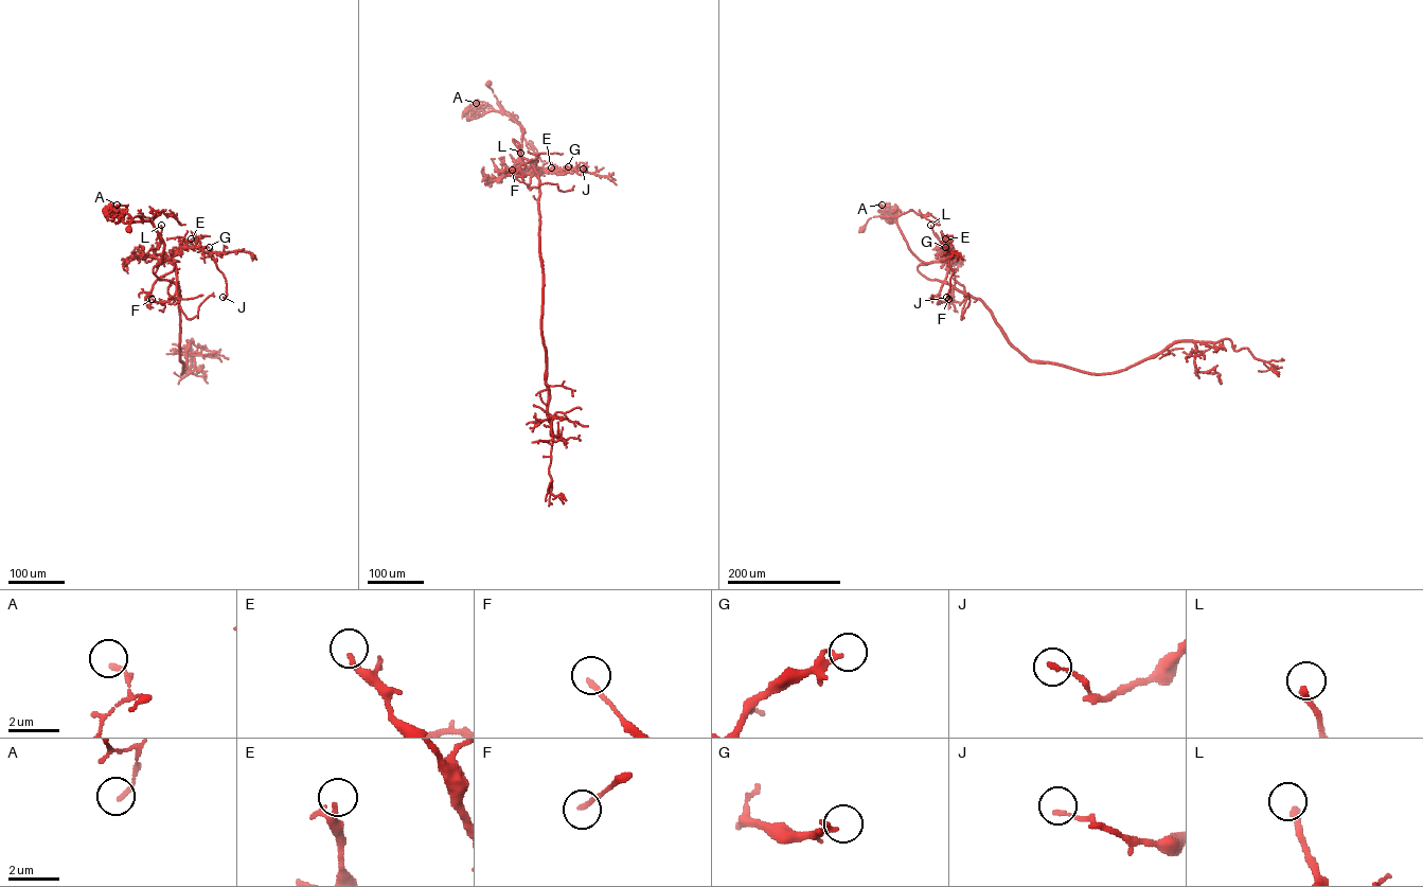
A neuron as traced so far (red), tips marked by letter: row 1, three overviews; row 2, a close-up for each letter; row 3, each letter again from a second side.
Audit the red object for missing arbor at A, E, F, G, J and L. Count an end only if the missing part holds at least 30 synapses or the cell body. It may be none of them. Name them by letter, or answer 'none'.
none

